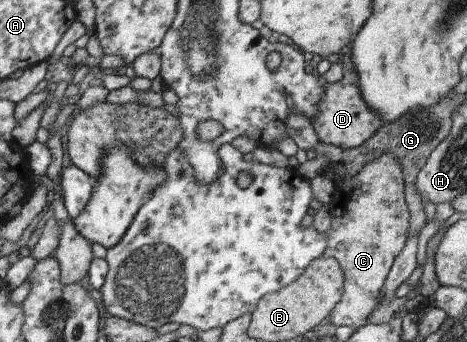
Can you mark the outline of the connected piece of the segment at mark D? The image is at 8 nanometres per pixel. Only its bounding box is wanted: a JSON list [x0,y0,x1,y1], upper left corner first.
[312,66,385,148]

